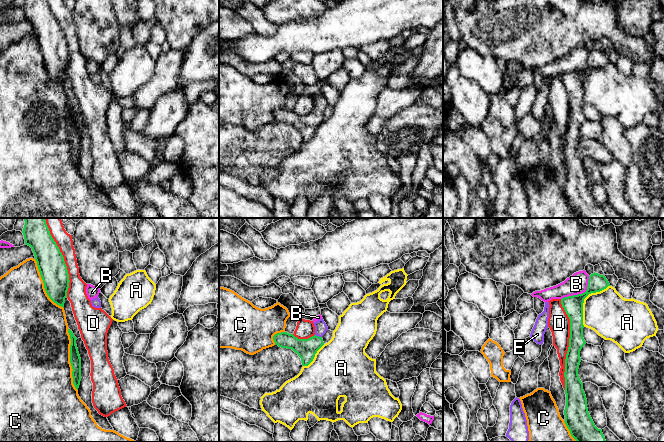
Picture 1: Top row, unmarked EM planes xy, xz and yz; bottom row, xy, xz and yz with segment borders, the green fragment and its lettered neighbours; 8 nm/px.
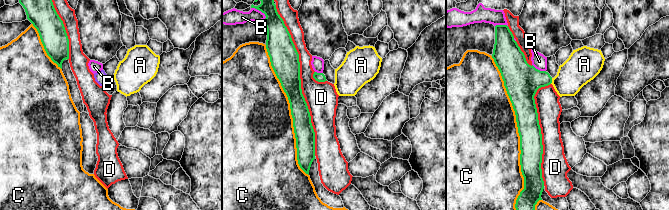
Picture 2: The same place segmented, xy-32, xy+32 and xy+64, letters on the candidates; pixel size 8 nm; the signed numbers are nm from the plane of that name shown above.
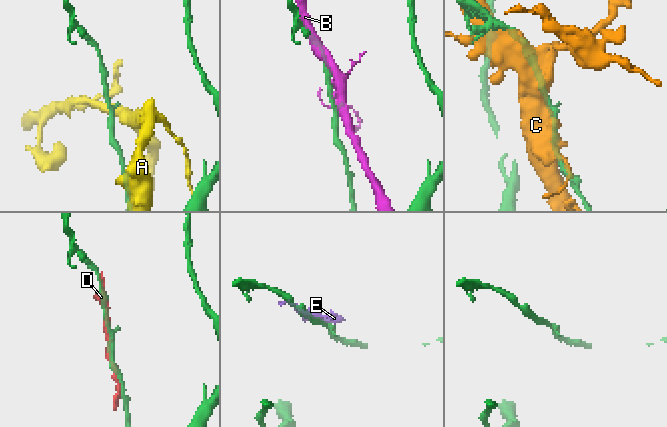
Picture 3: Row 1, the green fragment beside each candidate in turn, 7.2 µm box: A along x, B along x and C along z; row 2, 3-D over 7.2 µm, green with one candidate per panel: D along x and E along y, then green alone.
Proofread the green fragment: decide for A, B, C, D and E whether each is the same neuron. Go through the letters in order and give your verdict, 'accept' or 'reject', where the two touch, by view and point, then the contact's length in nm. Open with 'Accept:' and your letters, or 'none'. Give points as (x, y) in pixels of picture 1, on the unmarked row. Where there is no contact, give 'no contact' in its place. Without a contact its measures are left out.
Accept: E
A: reject | yz (583, 76) | 400 nm
B: reject | yz (580, 70) | 300 nm
C: reject | xy (70, 135) | 500 nm
D: reject | yz (569, 120) | 750 nm
E: accept | xz (318, 112) | 60 nm

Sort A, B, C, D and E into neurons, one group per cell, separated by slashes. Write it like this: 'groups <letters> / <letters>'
groups A / B / C / D / E

